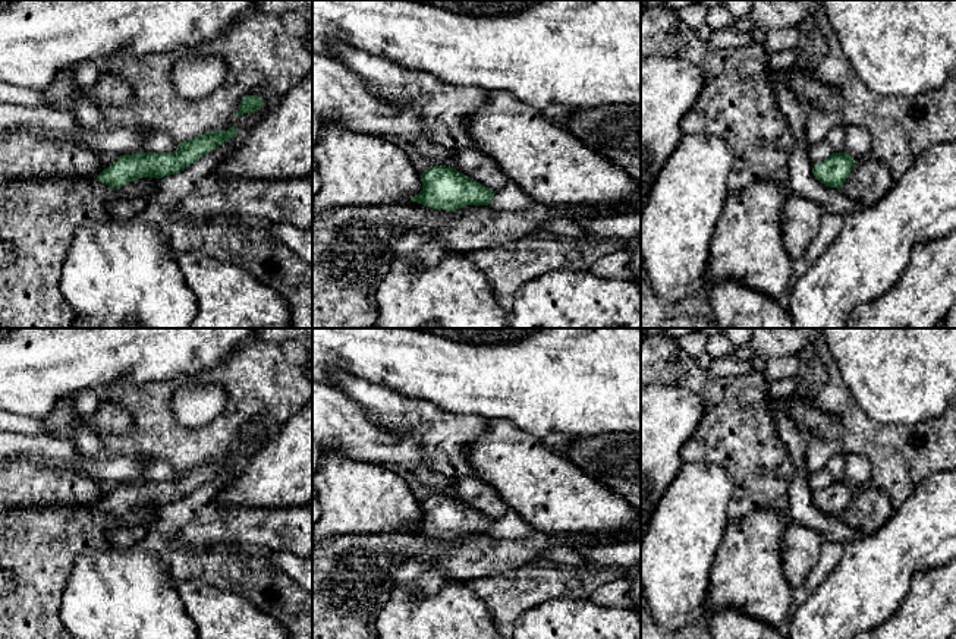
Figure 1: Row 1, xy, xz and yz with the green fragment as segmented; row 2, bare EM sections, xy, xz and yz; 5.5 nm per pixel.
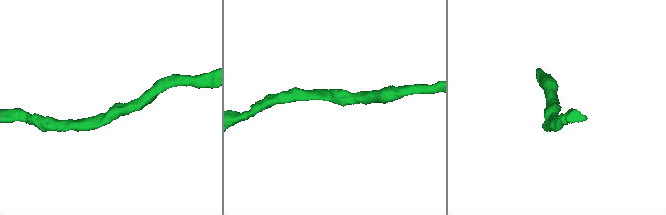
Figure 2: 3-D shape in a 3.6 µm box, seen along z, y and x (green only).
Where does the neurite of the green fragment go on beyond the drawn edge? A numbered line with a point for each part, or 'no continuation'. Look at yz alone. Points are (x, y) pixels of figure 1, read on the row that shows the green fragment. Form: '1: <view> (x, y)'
no continuation

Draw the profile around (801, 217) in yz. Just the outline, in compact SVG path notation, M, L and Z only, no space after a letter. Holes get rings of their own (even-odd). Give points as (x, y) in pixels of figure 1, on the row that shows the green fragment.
M789 193L782 210L782 237L790 259L802 258L811 242L820 232L824 211L804 196Z

